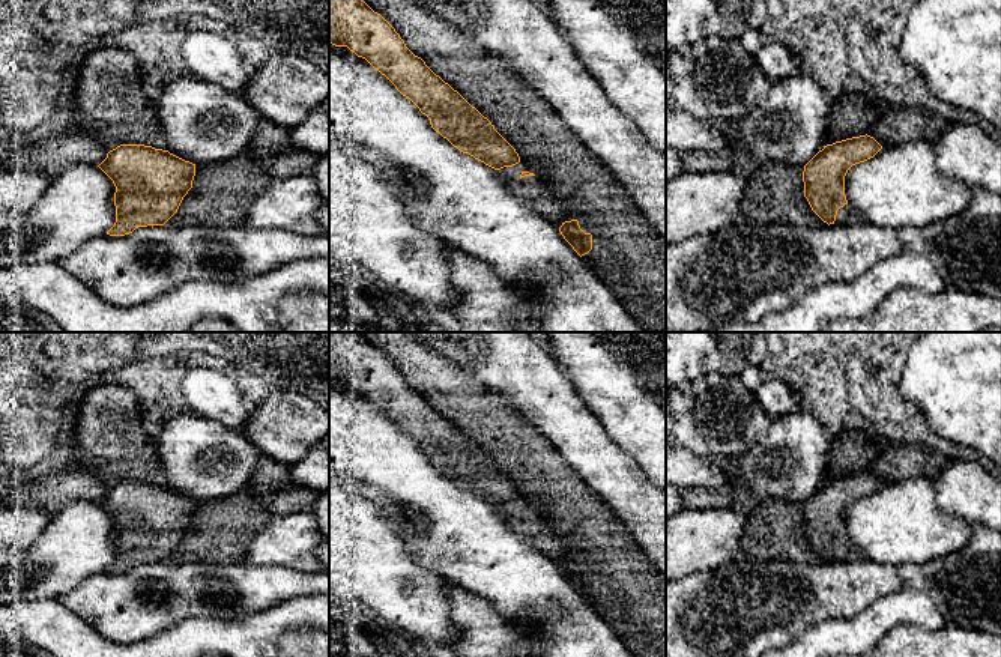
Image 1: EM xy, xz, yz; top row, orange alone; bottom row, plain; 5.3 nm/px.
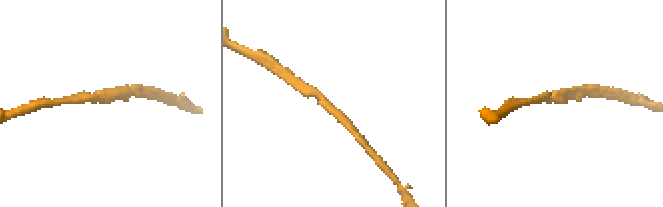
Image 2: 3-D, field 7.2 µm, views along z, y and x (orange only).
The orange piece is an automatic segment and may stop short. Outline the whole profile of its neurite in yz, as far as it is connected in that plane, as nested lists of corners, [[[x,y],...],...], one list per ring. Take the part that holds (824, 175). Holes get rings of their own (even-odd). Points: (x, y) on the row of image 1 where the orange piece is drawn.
[[[866,134],[824,146],[804,165],[804,197],[824,223],[834,224],[837,210],[848,204],[845,195],[848,170],[873,158],[881,149],[882,146]]]

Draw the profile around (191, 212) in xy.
[[[243,153],[219,162],[195,164],[192,188],[164,226],[245,226],[251,204],[272,182],[263,165]]]

